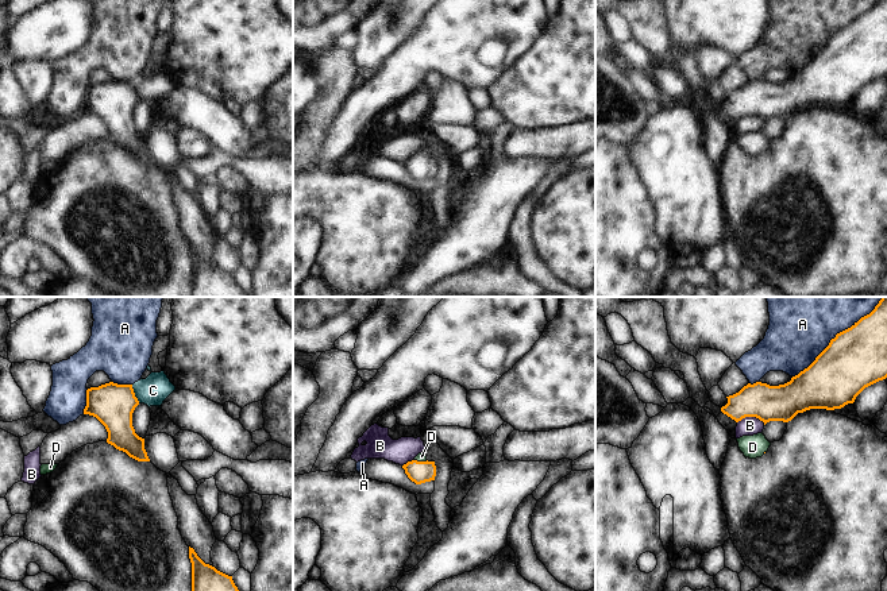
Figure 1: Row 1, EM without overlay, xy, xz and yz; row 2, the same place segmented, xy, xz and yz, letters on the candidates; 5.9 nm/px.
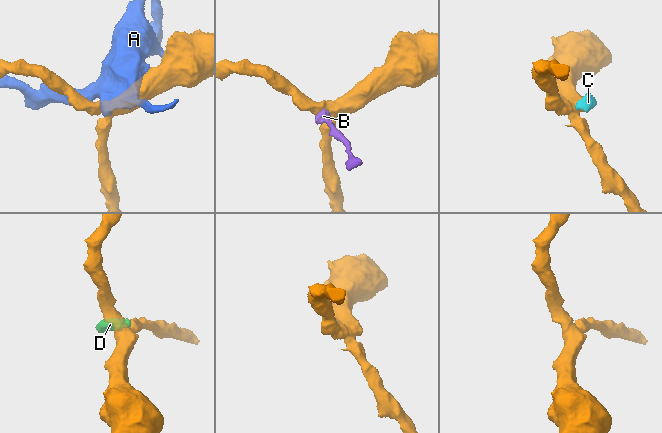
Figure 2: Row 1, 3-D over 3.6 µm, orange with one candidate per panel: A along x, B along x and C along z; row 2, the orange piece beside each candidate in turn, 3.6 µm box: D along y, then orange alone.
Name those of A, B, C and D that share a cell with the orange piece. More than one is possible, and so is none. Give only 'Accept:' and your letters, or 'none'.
Accept: D

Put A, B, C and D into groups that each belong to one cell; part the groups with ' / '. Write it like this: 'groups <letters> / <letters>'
groups A / B C / D

